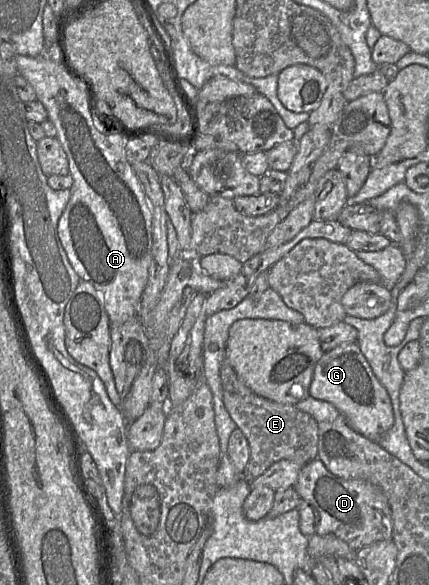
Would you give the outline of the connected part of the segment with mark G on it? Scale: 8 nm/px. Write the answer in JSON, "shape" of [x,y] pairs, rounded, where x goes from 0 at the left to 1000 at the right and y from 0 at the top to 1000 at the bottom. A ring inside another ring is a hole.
{"shape":[[[832,585],[795,588],[755,602],[732,631],[720,674],[776,691],[825,737],[865,754],[881,756],[918,725],[909,677],[872,641]]]}

